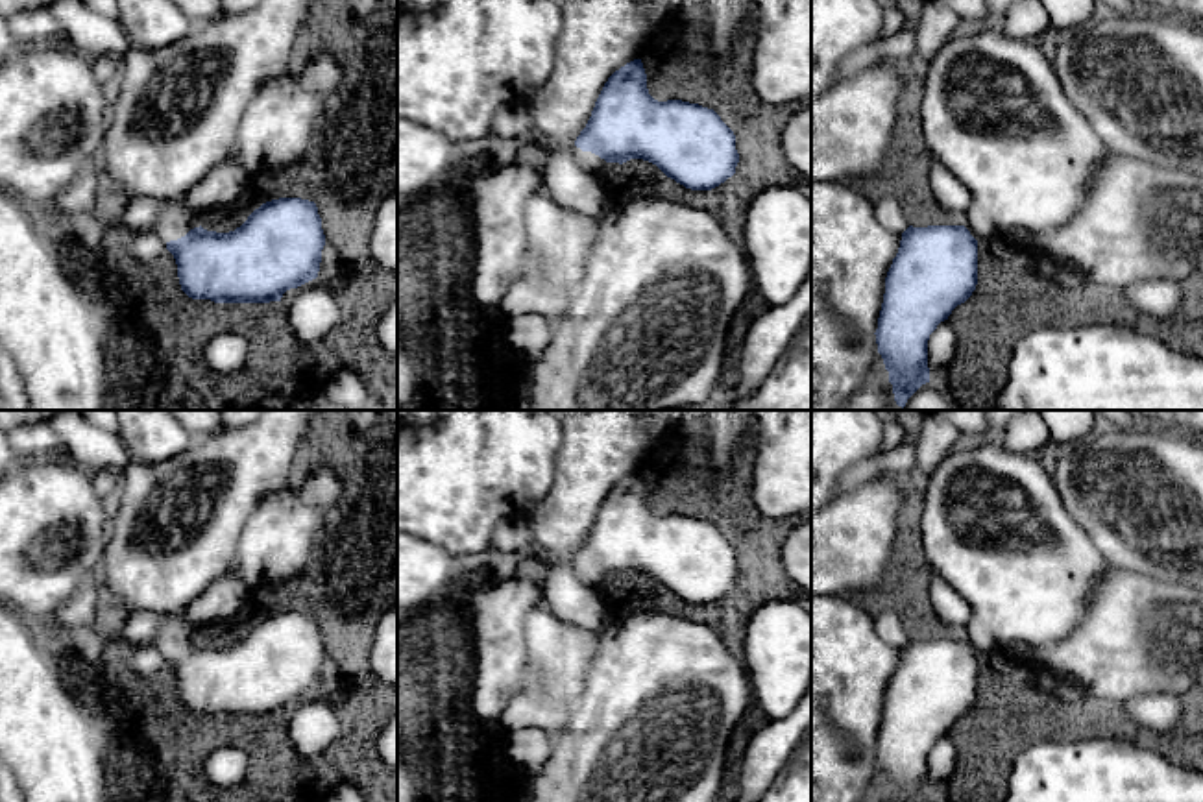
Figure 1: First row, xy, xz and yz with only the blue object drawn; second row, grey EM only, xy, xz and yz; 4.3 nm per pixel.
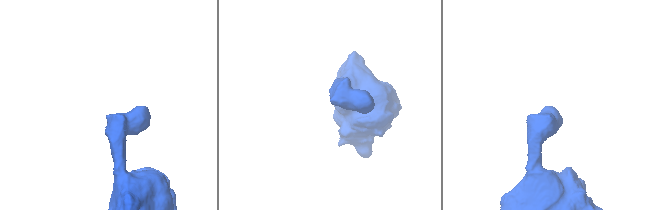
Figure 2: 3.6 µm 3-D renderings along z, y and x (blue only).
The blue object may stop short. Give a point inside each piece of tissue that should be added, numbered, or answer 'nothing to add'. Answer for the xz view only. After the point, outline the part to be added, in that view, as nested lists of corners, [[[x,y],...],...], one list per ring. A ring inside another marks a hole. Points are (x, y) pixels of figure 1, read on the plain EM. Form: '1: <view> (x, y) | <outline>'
1: xz (597, 583) | [[[577,562],[575,573],[595,597],[602,597],[608,591],[608,578],[610,577],[606,577],[599,569],[595,569],[591,565],[582,565],[580,562]]]

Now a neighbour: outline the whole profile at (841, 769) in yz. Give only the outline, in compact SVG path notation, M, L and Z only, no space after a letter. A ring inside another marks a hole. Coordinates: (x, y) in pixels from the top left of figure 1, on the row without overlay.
M811 695L811 802L857 802L876 769L876 748L848 739Z

